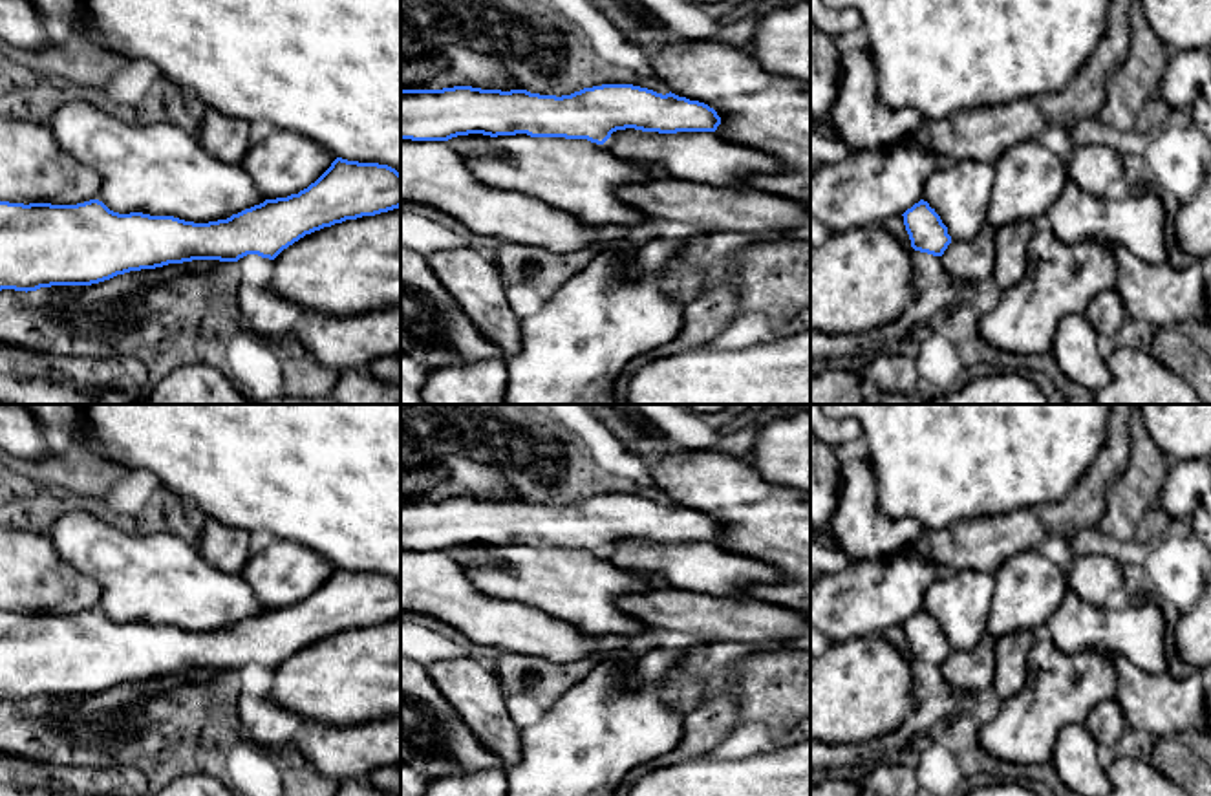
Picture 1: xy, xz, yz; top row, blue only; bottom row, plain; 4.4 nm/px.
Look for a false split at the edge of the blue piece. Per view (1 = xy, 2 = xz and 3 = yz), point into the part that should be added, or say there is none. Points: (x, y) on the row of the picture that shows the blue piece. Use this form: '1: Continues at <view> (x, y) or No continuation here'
1: Continues at xy (160, 169)
2: Continues at xz (705, 158)
3: Continues at yz (961, 191)

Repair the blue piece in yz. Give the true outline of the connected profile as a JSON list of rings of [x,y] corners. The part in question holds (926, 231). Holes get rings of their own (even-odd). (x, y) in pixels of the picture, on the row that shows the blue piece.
[[[977,159],[951,161],[933,172],[924,198],[902,214],[911,247],[942,256],[953,240],[977,238],[986,229],[995,181],[995,167]]]

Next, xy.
[[[90,101],[66,102],[42,124],[64,152],[102,176],[101,194],[97,199],[77,205],[0,201],[0,291],[27,293],[51,285],[91,285],[130,271],[192,260],[238,262],[247,254],[274,260],[305,234],[401,207],[401,174],[388,165],[337,157],[298,194],[265,199],[240,163],[230,165],[207,154],[198,135],[177,124],[141,124],[134,117],[104,112]]]

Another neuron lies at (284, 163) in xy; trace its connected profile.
[[[274,128],[269,137],[251,145],[240,167],[265,199],[298,194],[315,183],[335,161],[318,143]]]

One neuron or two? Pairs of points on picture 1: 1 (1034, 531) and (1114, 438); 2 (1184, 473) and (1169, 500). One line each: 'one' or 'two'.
1: one
2: one

